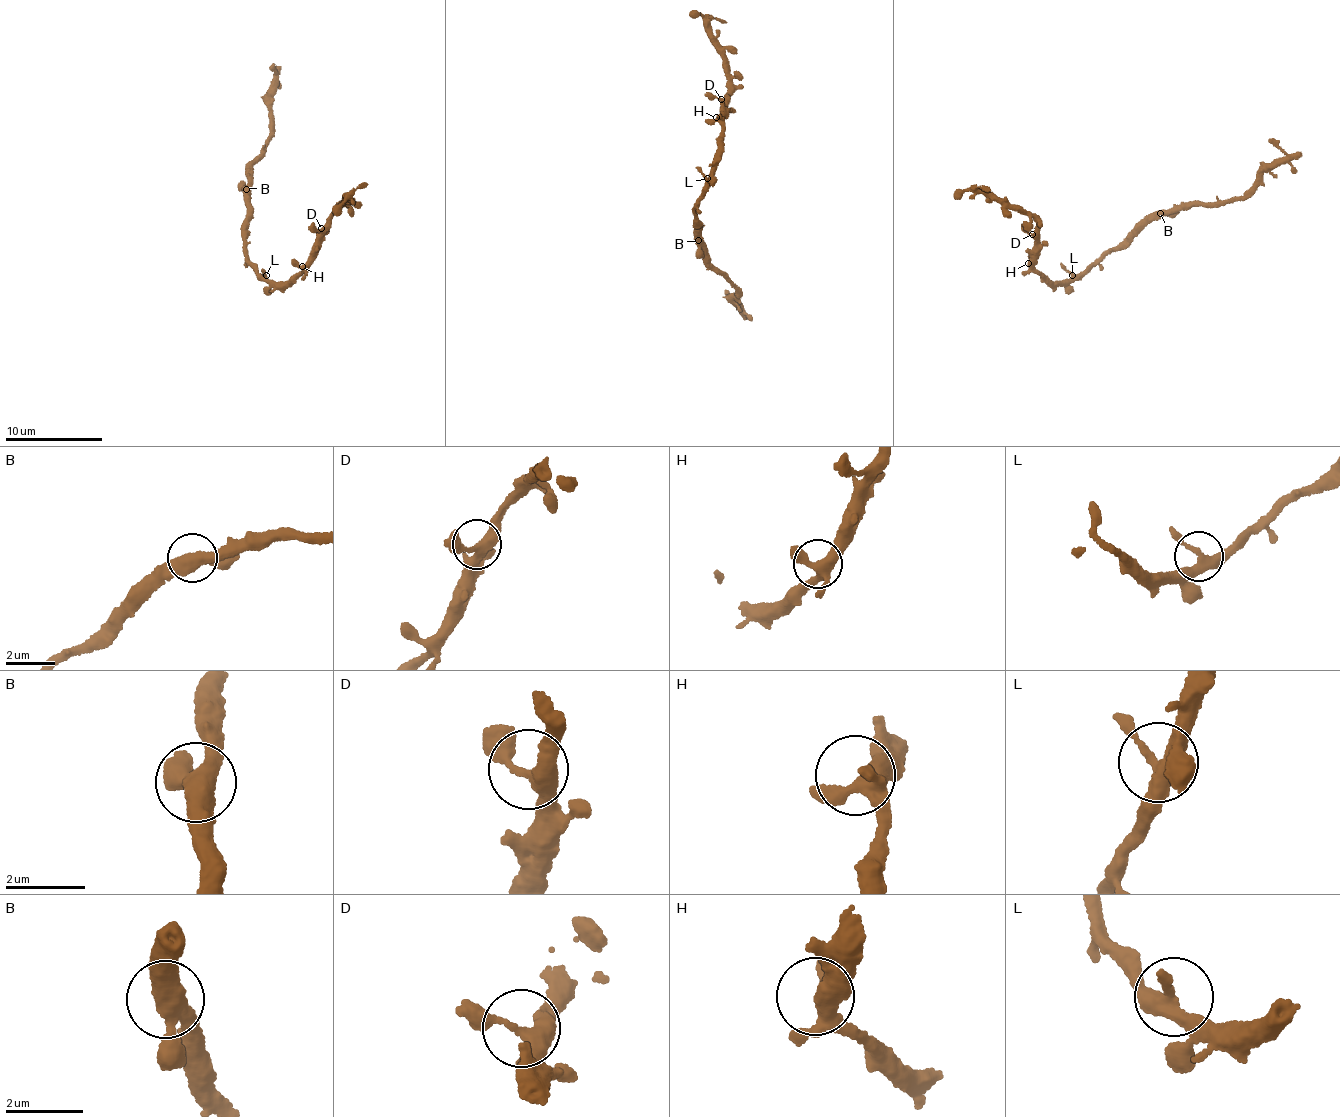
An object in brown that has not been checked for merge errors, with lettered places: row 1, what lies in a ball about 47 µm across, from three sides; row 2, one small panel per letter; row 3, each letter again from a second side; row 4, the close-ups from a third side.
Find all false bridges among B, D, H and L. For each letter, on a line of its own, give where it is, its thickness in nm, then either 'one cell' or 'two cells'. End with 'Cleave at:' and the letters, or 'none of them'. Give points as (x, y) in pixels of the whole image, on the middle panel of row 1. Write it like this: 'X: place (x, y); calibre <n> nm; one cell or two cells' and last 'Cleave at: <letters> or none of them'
B: place (698, 240); calibre 440 nm; one cell
D: place (721, 99); calibre 320 nm; one cell
H: place (716, 117); calibre 400 nm; one cell
L: place (707, 178); calibre 300 nm; one cell
Cleave at: none of them

